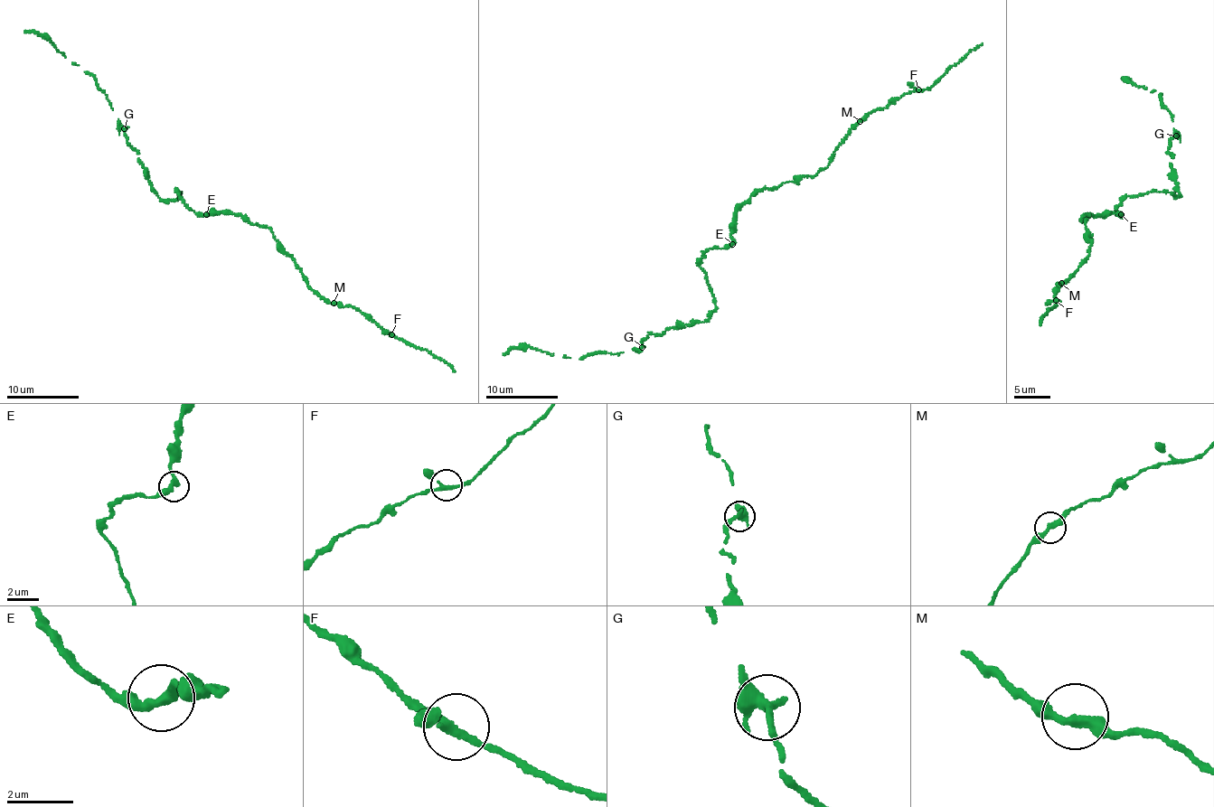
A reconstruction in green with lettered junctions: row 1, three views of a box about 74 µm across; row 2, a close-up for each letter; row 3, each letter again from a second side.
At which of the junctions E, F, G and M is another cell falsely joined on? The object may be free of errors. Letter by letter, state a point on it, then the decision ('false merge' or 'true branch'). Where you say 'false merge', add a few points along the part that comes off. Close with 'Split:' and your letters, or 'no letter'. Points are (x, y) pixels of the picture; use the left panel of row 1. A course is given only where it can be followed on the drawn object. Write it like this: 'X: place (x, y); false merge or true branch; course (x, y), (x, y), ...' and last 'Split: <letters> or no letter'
E: place (206, 214); true branch
F: place (391, 334); true branch
G: place (124, 128); true branch
M: place (334, 303); true branch
Split: no letter

